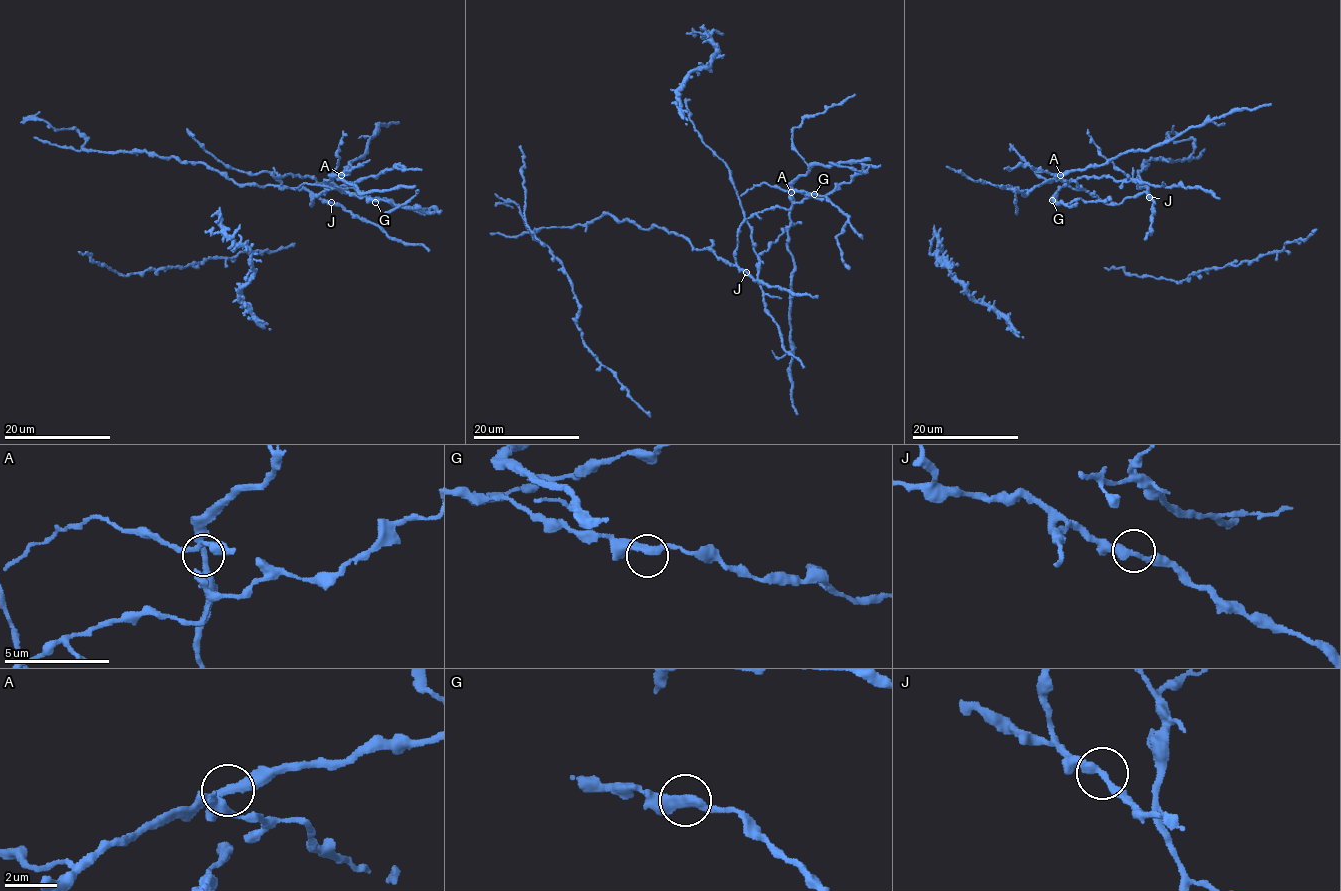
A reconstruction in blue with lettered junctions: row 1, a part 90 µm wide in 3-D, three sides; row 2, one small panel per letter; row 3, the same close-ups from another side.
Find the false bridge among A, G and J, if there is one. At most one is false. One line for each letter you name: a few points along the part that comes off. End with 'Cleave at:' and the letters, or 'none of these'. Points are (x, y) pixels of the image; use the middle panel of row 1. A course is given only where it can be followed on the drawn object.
Cleave at: none of these

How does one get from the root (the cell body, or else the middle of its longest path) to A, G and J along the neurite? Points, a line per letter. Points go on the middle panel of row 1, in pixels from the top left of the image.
A: (736, 247), (739, 225), (767, 209), (781, 206), (788, 209), (793, 204), (791, 192)
G: (736, 247), (737, 230), (749, 217), (776, 207), (788, 209), (792, 204), (788, 191), (814, 194)
J: (736, 247), (736, 263), (746, 272)

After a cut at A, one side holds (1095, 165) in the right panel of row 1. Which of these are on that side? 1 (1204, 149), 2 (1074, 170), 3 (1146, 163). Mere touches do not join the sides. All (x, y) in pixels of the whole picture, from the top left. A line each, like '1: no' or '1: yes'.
1: no
2: yes
3: no

